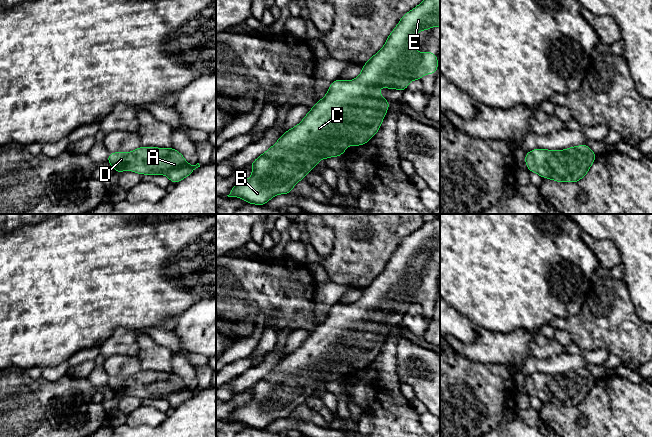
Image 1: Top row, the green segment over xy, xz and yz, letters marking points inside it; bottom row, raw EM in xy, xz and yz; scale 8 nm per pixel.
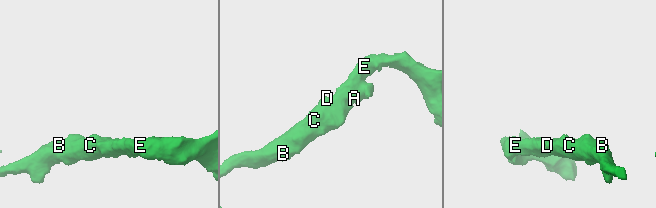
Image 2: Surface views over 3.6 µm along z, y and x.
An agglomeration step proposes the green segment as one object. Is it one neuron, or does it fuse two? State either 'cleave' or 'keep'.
keep

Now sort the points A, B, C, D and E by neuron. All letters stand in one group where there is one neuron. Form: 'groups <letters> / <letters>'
groups A B C D E

